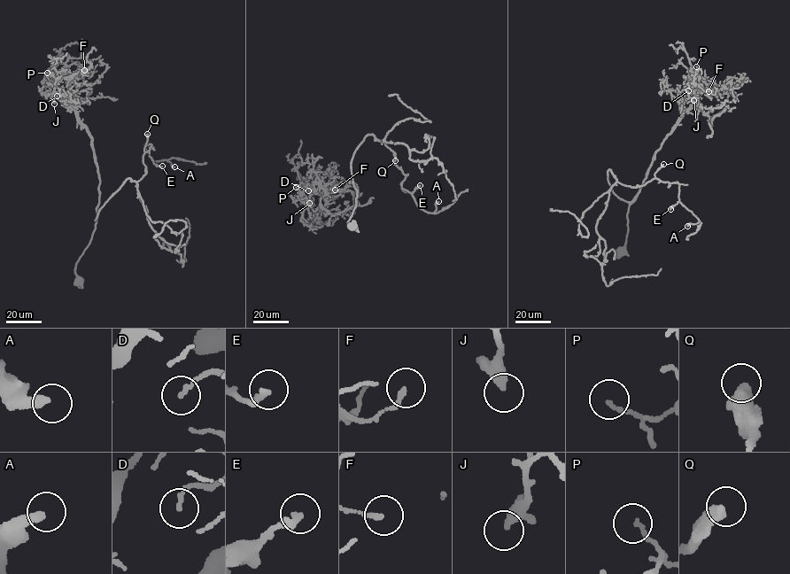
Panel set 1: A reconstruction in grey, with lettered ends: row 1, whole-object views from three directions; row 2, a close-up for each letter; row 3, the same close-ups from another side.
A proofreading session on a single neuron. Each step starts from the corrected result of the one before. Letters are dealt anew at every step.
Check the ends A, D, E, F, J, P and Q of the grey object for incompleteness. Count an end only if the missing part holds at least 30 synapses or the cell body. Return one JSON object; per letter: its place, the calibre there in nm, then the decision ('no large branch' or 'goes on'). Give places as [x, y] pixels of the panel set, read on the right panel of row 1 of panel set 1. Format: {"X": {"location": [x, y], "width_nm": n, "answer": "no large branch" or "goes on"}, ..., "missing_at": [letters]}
{"A": {"location": [687, 226], "width_nm": 360, "answer": "no large branch"}, "D": {"location": [688, 90], "width_nm": 150, "answer": "no large branch"}, "E": {"location": [670, 209], "width_nm": 280, "answer": "no large branch"}, "F": {"location": [708, 91], "width_nm": 120, "answer": "no large branch"}, "J": {"location": [693, 100], "width_nm": 280, "answer": "no large branch"}, "P": {"location": [696, 66], "width_nm": 150, "answer": "no large branch"}, "Q": {"location": [663, 164], "width_nm": 480, "answer": "no large branch"}, "missing_at": []}

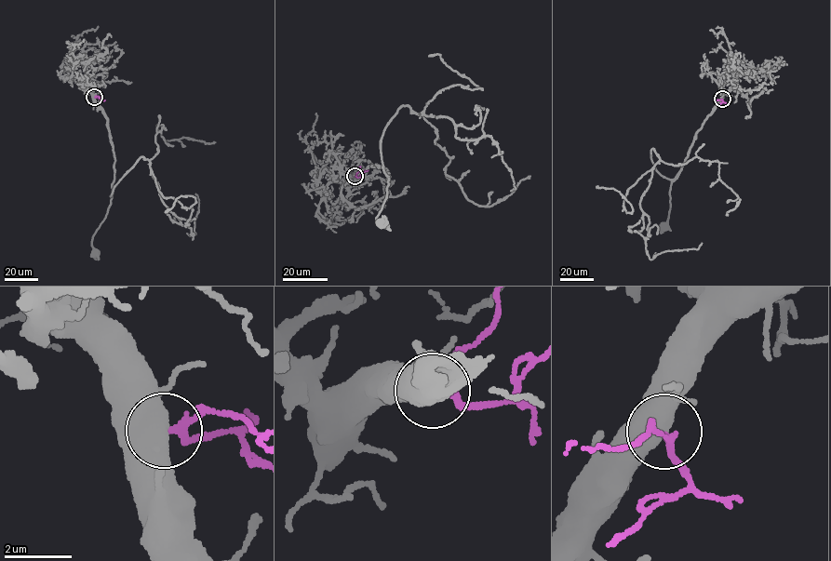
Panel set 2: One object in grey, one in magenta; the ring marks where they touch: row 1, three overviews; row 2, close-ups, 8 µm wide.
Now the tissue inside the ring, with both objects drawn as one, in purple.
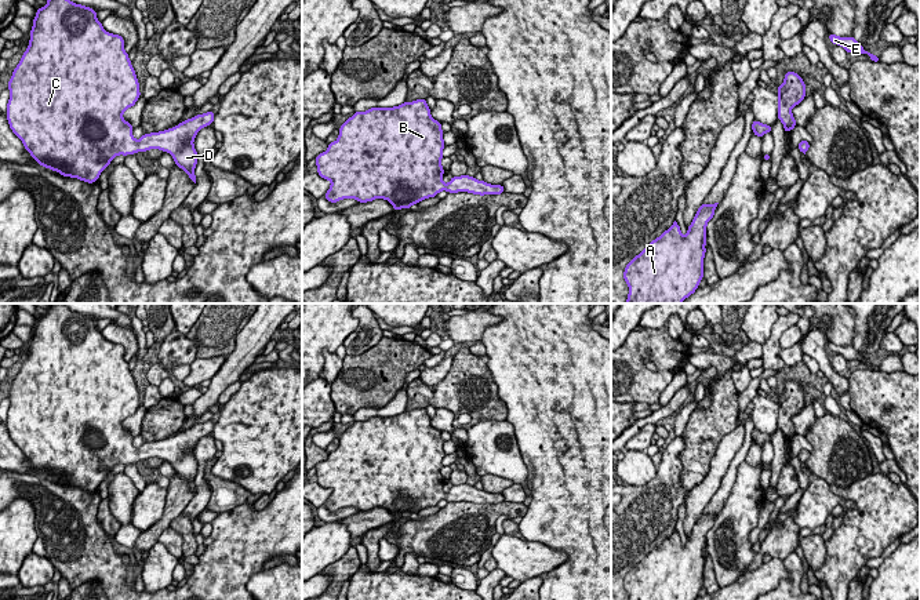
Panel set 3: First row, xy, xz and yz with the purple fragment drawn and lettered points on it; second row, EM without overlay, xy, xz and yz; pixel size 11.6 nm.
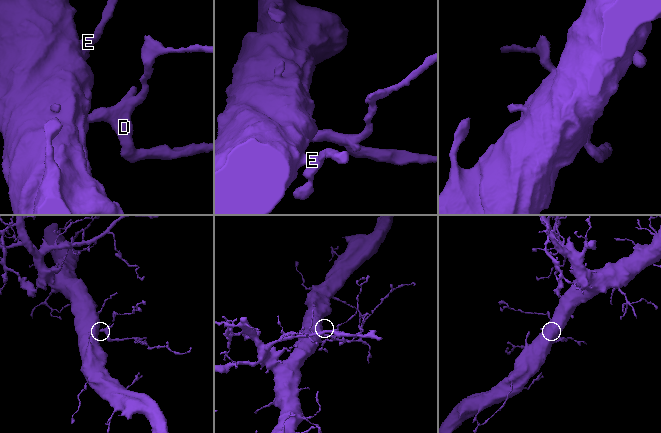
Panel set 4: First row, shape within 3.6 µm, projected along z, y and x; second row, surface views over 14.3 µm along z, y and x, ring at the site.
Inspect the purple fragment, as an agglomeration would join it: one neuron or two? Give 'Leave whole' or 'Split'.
Leave whole

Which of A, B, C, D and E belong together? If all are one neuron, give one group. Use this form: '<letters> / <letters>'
A B C D E

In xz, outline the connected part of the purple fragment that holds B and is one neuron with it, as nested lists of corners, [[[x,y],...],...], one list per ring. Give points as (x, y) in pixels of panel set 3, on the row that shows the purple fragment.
[[[426,99],[354,112],[339,127],[338,139],[316,156],[317,174],[331,182],[324,197],[330,203],[385,199],[399,211],[441,190],[480,196],[505,192],[502,185],[469,175],[452,177],[446,185],[443,135]]]

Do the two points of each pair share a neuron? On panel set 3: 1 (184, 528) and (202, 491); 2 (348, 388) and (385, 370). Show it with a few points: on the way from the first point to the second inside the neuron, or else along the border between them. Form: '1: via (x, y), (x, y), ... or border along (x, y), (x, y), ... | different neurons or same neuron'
1: border along (182, 513), (192, 520) | different neurons
2: via (357, 386), (375, 377) | same neuron

